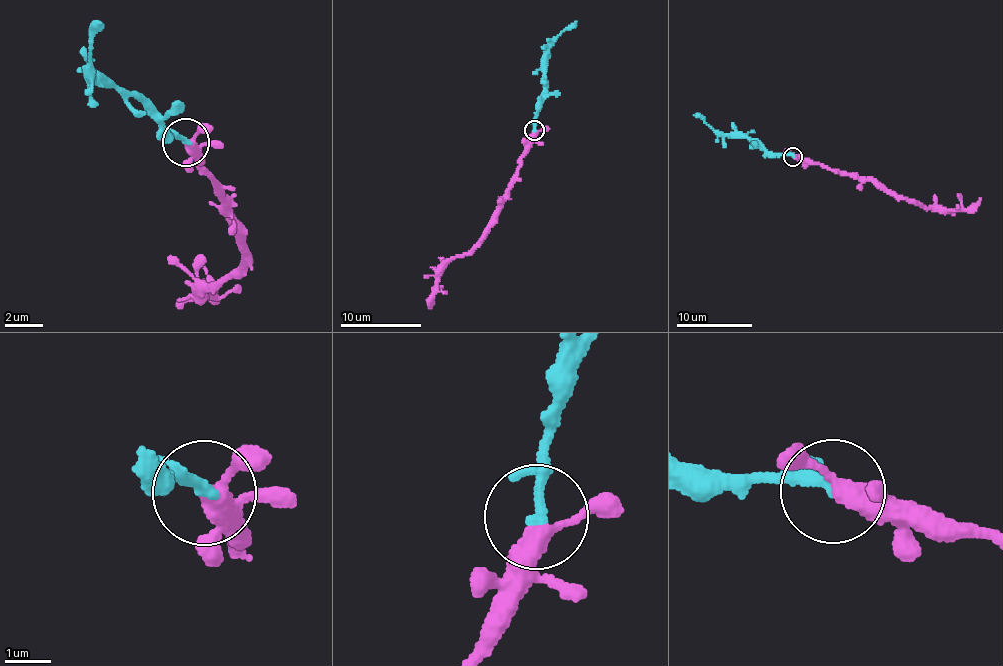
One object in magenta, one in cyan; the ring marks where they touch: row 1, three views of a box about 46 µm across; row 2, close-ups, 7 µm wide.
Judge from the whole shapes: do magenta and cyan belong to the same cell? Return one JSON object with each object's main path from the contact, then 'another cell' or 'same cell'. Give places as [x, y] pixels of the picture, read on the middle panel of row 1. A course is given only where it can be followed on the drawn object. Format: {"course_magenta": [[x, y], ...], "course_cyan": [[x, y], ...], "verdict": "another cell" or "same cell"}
{"course_magenta": [[533, 131], [508, 199], [498, 211], [493, 225], [467, 253], [453, 257], [443, 269], [430, 308]], "course_cyan": [[534, 131], [538, 100], [544, 91], [546, 45], [576, 21]], "verdict": "same cell"}

